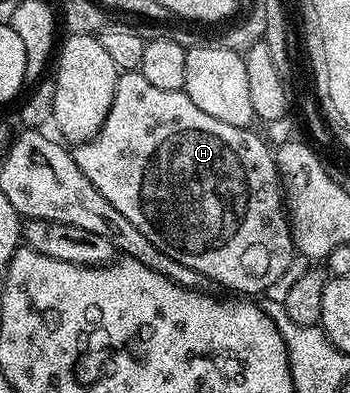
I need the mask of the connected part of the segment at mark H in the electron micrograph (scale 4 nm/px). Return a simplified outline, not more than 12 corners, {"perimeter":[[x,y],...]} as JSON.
{"perimeter":[[121,71],[72,157],[230,292],[295,260],[274,152]]}

